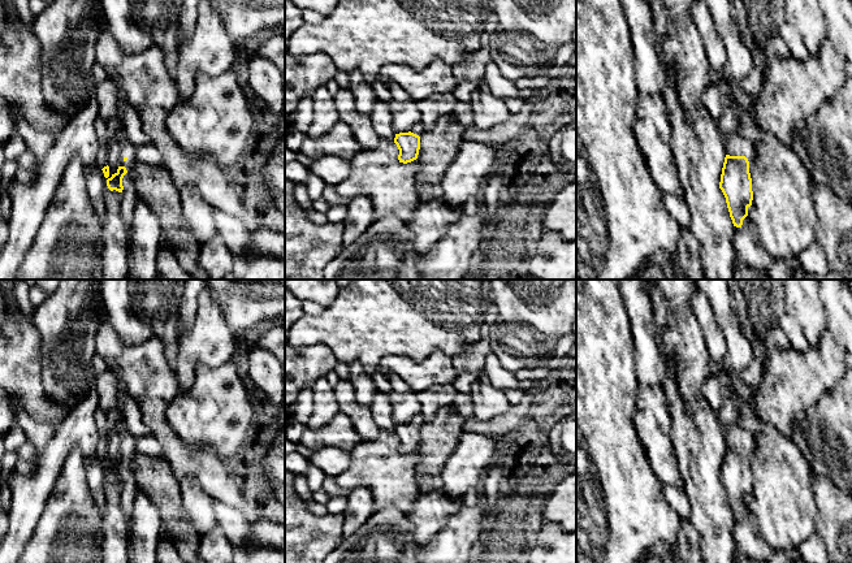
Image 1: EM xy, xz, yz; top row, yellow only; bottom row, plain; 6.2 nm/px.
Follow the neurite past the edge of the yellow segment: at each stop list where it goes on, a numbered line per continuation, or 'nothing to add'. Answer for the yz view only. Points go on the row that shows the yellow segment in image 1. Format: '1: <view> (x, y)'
1: yz (739, 65)

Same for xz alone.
1: xz (419, 129)

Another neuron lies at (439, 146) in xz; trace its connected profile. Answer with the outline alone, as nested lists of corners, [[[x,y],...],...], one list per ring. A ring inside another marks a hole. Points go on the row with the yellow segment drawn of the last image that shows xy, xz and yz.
[[[449,113],[420,137],[416,159],[420,163],[420,174],[415,185],[421,203],[442,198],[442,177],[458,153],[464,130],[453,113]]]

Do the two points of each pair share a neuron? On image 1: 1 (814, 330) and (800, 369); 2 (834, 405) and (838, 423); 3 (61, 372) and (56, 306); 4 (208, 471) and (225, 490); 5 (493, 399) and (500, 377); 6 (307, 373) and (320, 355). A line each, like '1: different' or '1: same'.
1: different
2: same
3: same
4: same
5: different
6: same

